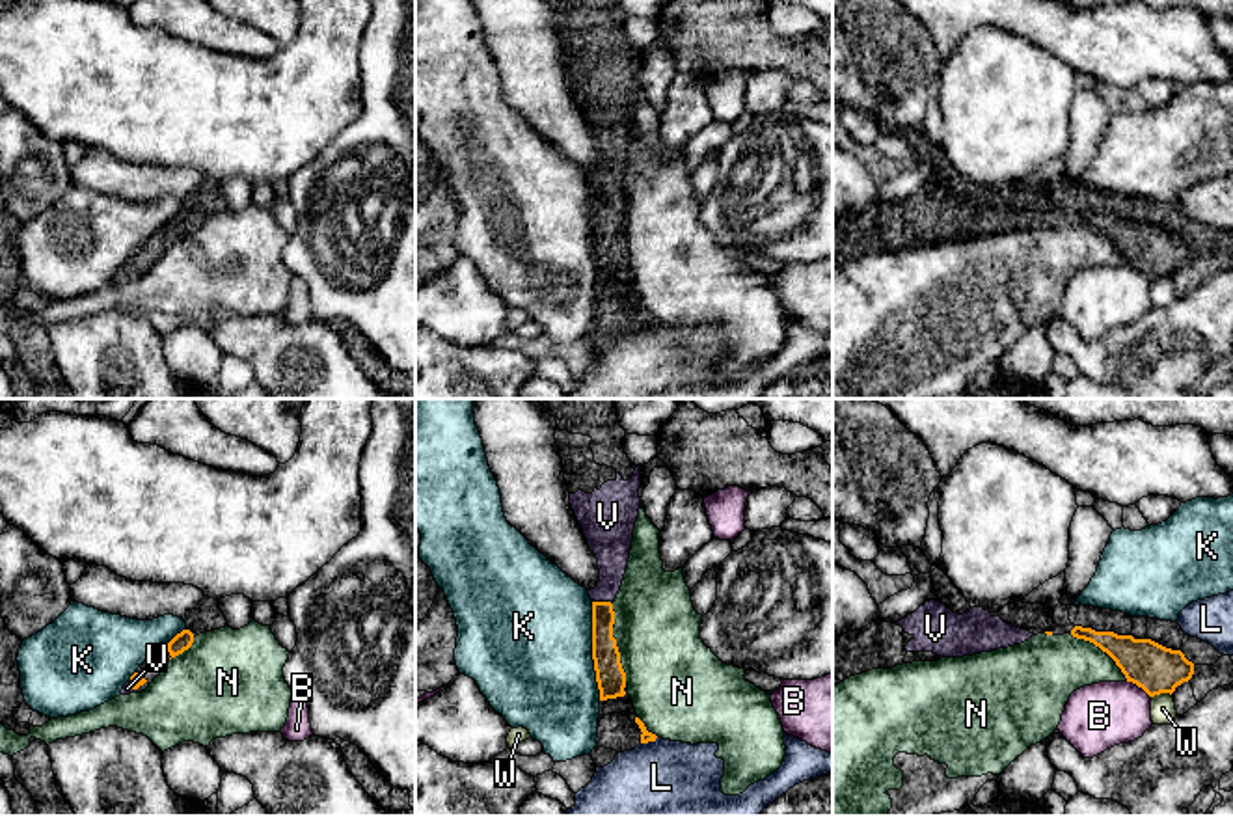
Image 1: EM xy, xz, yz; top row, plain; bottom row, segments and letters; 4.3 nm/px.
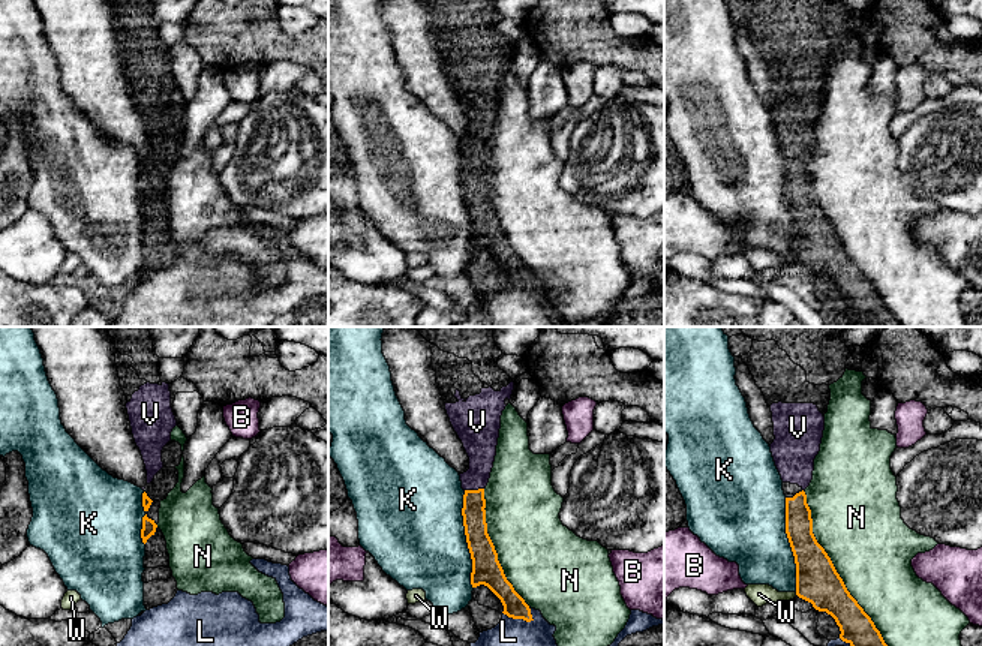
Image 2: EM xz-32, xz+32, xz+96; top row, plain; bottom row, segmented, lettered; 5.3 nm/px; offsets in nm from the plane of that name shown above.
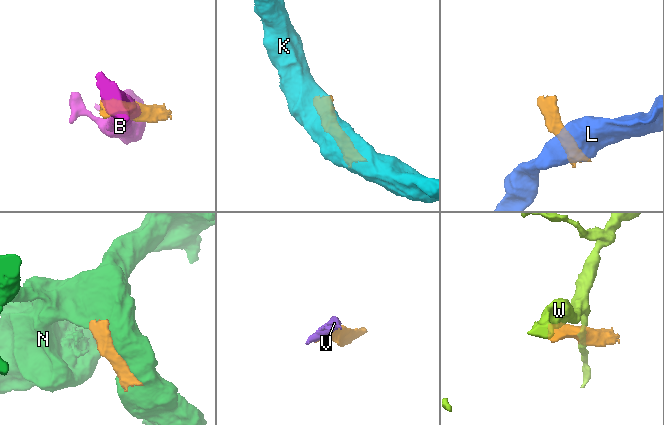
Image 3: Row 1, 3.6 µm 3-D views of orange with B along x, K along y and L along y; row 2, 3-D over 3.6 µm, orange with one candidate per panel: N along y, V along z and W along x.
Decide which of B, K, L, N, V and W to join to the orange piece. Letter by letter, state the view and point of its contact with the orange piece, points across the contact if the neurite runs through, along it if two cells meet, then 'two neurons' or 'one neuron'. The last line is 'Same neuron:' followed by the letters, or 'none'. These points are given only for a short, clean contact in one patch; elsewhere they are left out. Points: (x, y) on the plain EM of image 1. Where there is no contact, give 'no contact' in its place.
B: meets orange in yz at (1138, 269); two neurons
K: meets orange in xz at (593, 233); two neurons
L: meets orange in xz at (649, 323); border along xz (656, 319), (641, 326); two neurons
N: meets orange in yz at (1101, 231); two neurons
V: meets orange in xz at (602, 185); one neuron
W: meets orange in yz at (1161, 274); border along yz (1170, 276), (1155, 276), (1151, 280); two neurons
Same neuron: V

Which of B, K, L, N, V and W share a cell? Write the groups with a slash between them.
B / K / L / N / V / W

